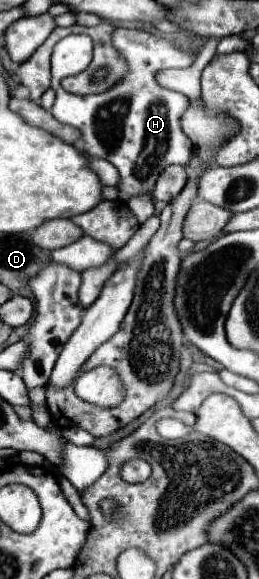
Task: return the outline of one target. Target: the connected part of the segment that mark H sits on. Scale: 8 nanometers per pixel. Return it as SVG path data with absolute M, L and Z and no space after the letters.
M117 28L113 44L129 62L129 76L109 92L97 96L75 96L65 92L61 86L65 76L75 76L89 66L89 58L93 56L91 38L73 34L55 44L51 56L51 88L57 92L57 100L51 114L59 122L81 130L81 138L85 142L83 150L87 154L109 160L119 170L119 200L127 202L133 196L151 194L159 174L167 166L189 164L193 148L179 124L179 118L187 108L187 96L161 88L155 82L155 72L165 68L187 68L195 62L195 58L179 48L169 48L167 40L145 30Z

